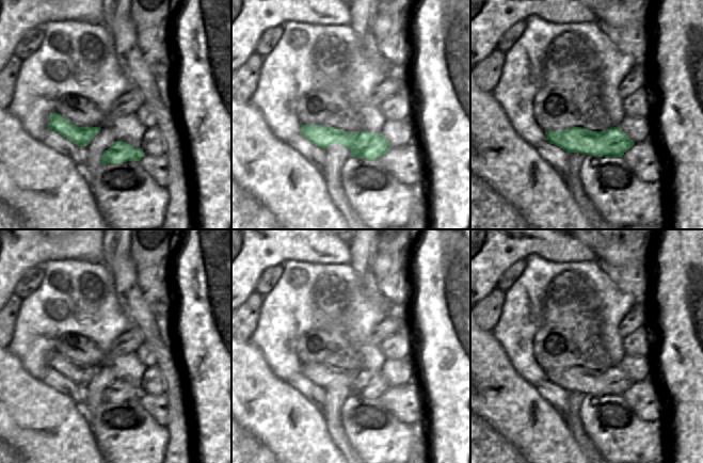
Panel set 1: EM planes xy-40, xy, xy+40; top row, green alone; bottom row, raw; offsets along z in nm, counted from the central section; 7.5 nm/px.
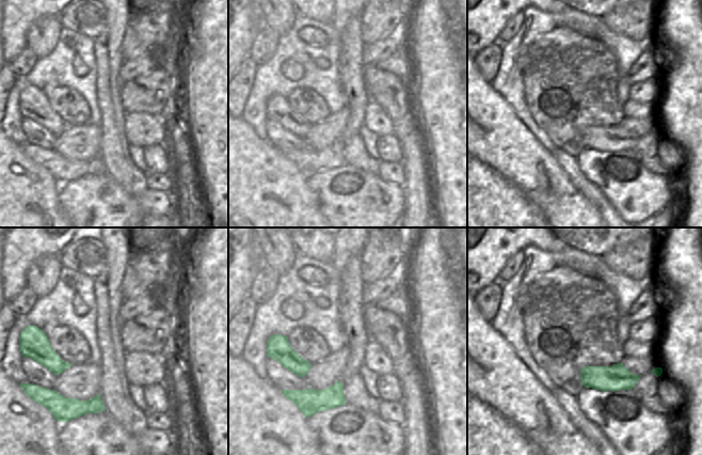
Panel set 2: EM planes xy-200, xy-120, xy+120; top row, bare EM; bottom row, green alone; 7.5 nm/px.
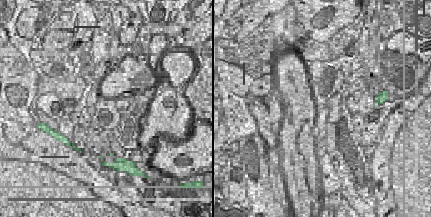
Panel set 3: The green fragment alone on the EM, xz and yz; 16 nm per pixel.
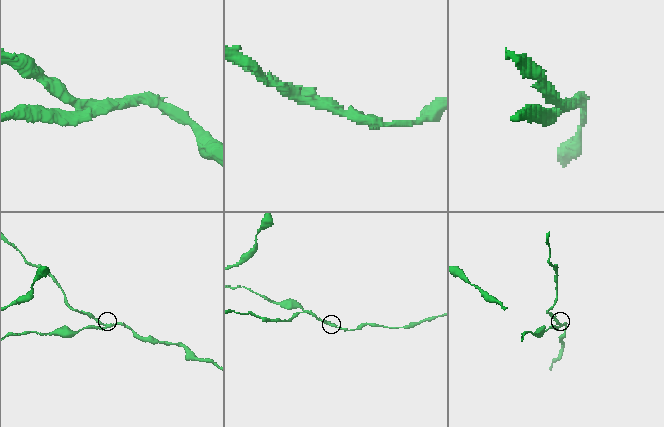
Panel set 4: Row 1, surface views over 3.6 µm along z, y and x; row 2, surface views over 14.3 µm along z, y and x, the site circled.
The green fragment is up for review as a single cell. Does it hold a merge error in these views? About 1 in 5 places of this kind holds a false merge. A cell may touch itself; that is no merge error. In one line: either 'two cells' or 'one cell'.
two cells

